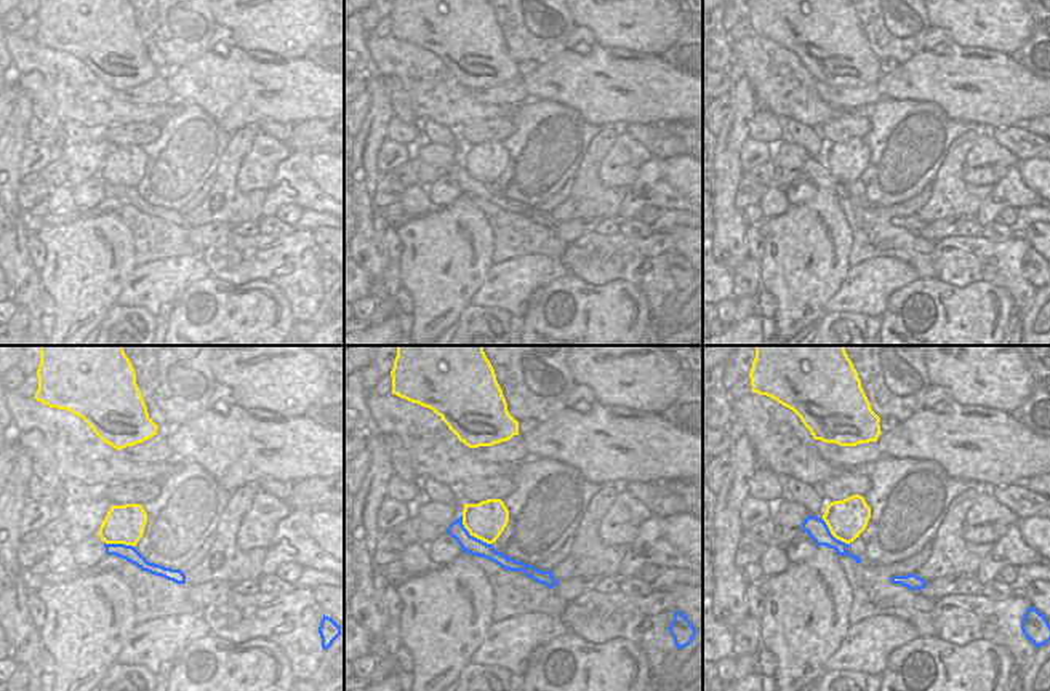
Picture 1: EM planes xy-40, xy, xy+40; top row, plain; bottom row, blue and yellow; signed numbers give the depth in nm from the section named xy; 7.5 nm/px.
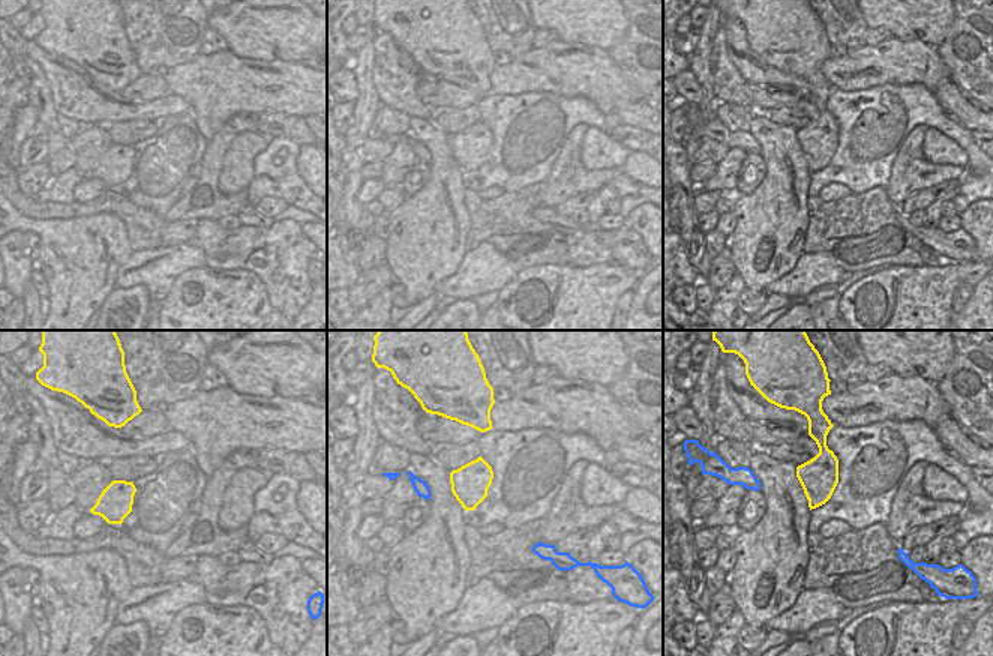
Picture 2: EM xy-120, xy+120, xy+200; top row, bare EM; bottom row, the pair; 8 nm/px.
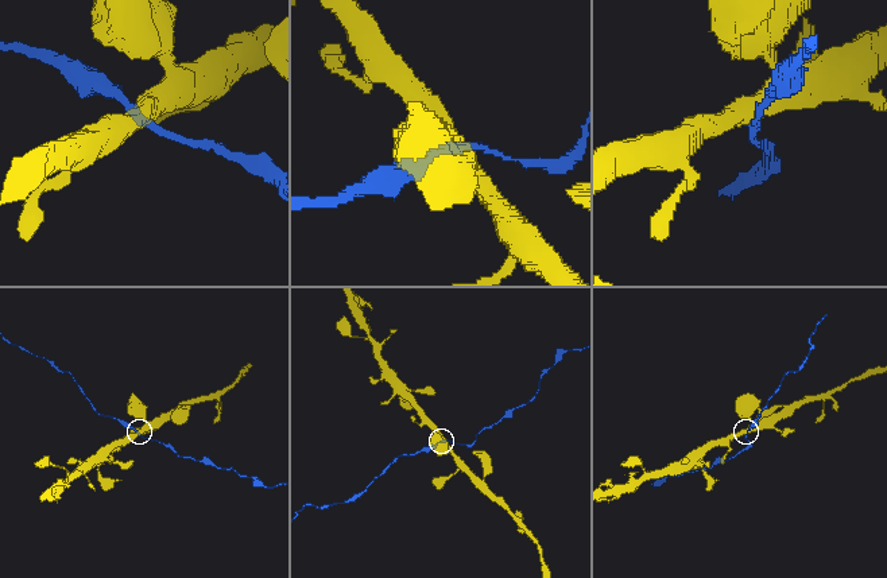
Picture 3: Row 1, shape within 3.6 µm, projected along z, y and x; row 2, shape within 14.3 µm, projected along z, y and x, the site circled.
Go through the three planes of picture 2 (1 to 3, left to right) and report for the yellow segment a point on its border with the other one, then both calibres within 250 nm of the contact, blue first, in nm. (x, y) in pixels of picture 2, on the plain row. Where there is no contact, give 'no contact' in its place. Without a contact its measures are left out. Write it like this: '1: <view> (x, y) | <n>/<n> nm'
1: no contact
2: no contact
3: no contact

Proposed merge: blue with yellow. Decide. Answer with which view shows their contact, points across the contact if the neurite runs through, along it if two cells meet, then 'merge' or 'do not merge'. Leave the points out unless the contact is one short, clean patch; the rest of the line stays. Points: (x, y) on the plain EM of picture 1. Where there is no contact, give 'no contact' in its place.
xy | along xy (461, 157), (463, 168), (490, 186) | do not merge

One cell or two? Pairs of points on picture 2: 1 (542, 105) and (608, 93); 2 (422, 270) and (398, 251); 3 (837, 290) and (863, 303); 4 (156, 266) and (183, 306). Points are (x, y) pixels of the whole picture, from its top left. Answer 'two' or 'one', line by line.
1: two
2: one
3: two
4: two

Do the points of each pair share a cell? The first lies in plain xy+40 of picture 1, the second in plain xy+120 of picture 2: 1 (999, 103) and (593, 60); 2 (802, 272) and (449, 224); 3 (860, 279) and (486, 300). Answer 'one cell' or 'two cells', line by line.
1: one cell
2: one cell
3: two cells

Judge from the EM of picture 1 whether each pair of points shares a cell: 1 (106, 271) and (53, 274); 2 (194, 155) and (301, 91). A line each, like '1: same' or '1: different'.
1: same
2: different

